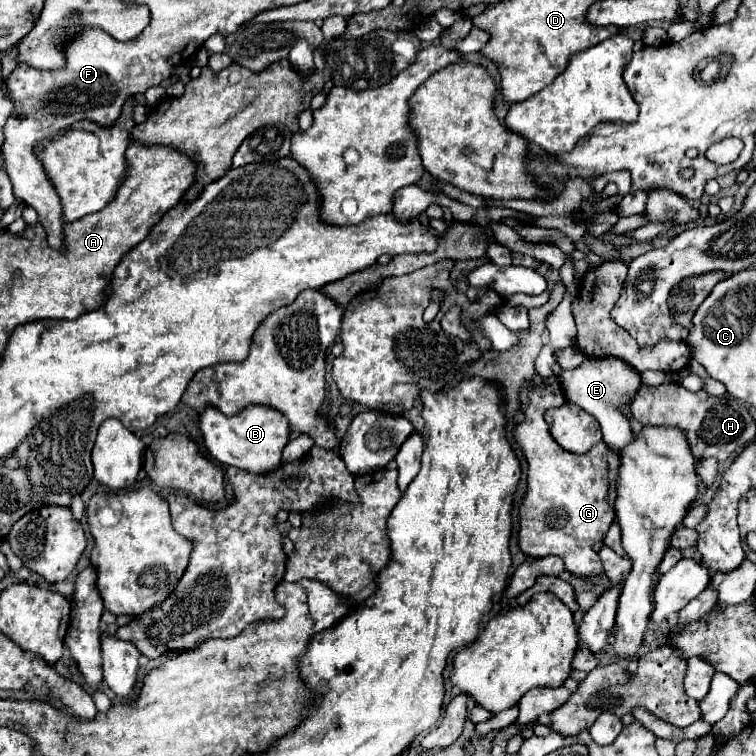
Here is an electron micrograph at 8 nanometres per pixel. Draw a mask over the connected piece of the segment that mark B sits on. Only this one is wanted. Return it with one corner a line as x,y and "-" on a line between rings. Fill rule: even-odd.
250,404
230,418
214,408
208,408
200,414
200,426
204,426
204,442
216,462
224,466
236,466
252,474
266,474
268,470
274,470
274,466
280,466
282,450
292,436
284,414
280,414
276,408
260,404

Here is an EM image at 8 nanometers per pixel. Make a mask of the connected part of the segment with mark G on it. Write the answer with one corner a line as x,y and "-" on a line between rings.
548,378
548,382
536,384
532,388
532,392
528,394
528,398
530,400
524,408
524,422
514,426
514,438
528,462
528,478
526,478
528,488
522,498
522,504
518,508
518,522
520,522
518,546
530,558
544,558
550,554
560,556
566,564
566,570
572,572
574,576
580,576
580,578
598,576
598,574
602,574
602,562
600,562
600,556
592,550
592,546
596,542
602,542
610,524
614,522
614,500
616,500
616,494
614,494
616,488
614,488
614,480
610,480
608,460
606,460
608,446
604,446
604,442
600,442
590,452
578,456
578,454
570,454
570,452
562,450
554,442
550,432
546,430
544,412
552,406
562,406
562,402
566,402
558,378

